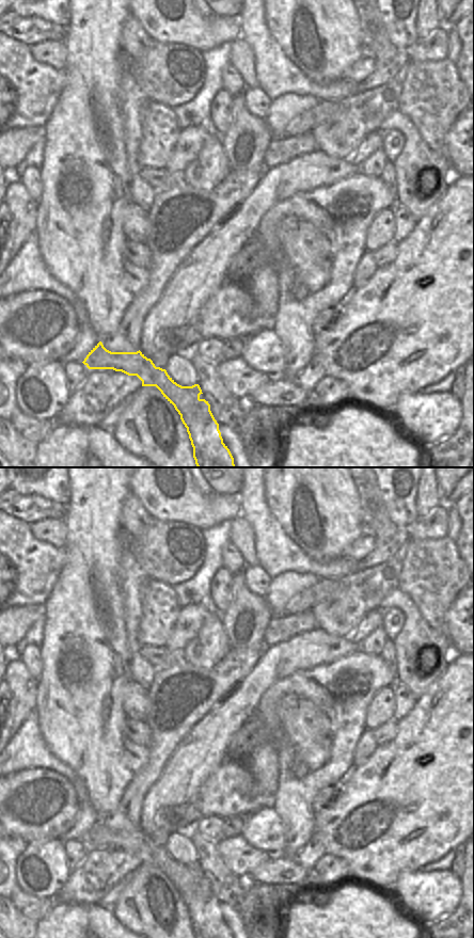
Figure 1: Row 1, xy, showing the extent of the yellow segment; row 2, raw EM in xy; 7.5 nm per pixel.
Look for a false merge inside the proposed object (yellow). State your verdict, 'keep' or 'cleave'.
cleave

